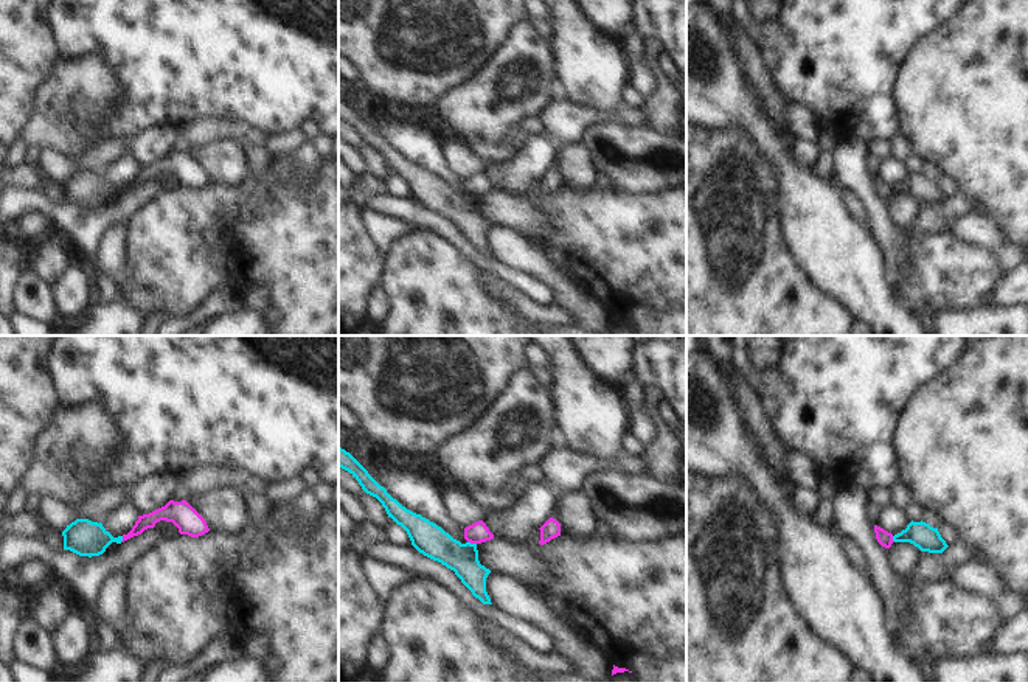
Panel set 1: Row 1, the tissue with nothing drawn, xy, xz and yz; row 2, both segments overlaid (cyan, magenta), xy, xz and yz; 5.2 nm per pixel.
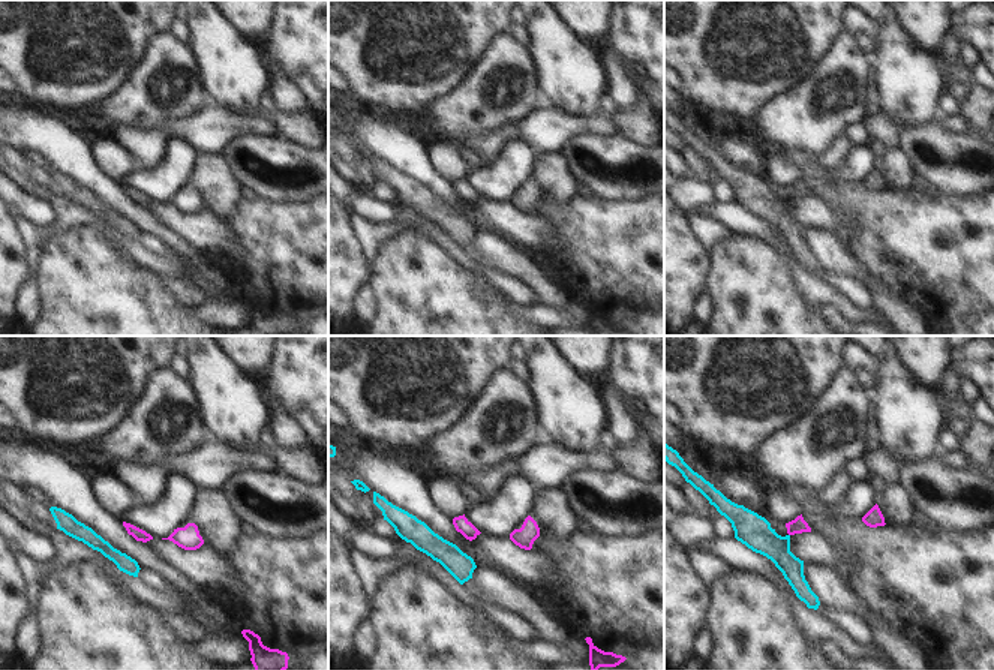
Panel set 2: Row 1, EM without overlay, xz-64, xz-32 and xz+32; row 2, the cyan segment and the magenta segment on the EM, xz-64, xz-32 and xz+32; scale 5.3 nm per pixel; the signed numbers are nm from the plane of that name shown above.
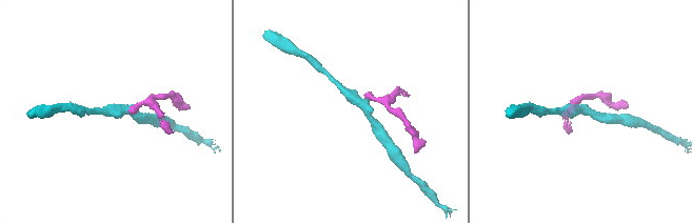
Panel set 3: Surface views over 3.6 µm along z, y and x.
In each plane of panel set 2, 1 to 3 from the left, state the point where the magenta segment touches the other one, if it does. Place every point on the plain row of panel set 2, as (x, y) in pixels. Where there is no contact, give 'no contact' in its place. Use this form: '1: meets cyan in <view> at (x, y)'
1: no contact
2: no contact
3: no contact

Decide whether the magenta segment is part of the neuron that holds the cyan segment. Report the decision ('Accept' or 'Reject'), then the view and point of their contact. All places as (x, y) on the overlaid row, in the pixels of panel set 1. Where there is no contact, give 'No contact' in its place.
Reject. Touches cyan at xz (472, 544)

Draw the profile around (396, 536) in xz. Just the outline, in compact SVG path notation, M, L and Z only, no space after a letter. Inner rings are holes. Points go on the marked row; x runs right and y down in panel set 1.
M394 525L393 528L387 528L387 542L391 545L412 545L412 541L407 534L407 531L401 525Z

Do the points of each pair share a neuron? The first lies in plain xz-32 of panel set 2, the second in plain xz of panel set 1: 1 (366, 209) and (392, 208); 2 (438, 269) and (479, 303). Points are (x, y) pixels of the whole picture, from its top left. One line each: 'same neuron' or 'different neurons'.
1: same neuron
2: same neuron

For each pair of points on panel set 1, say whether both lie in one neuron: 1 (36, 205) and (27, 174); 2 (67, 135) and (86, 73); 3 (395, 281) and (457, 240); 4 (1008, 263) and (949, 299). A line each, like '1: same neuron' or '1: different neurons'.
1: different neurons
2: same neuron
3: different neurons
4: different neurons

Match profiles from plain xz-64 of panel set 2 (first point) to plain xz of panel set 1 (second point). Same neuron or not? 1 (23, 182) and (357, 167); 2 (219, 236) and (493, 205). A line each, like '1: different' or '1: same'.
1: same
2: same

